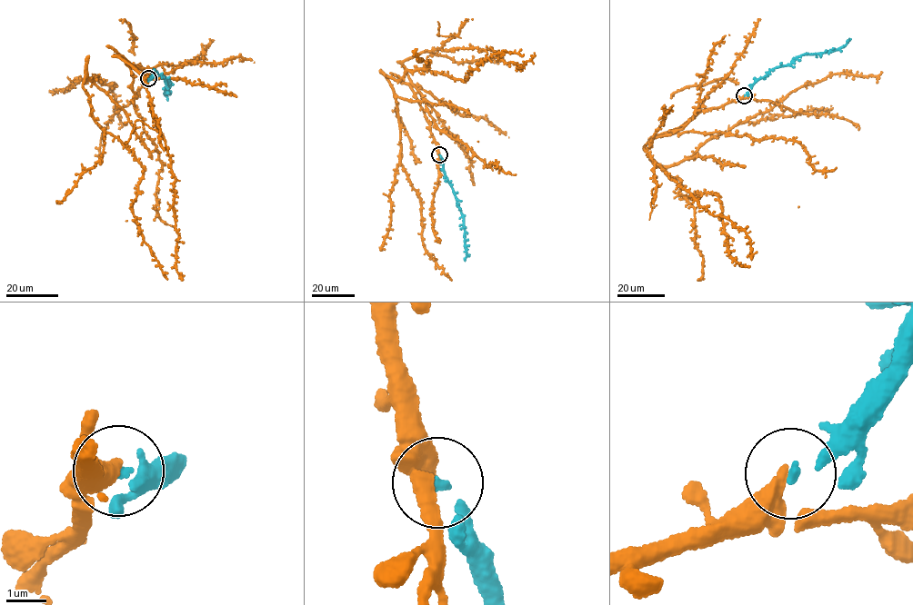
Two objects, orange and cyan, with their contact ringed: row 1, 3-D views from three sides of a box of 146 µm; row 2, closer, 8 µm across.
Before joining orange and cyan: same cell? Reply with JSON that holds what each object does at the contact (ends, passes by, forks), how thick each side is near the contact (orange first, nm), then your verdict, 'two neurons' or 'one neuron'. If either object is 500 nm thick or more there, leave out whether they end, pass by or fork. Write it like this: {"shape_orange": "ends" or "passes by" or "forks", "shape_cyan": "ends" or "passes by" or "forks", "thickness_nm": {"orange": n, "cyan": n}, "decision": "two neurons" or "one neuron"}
{"shape_orange": "ends", "shape_cyan": "ends", "thickness_nm": {"orange": 400, "cyan": 200}, "decision": "one neuron"}

